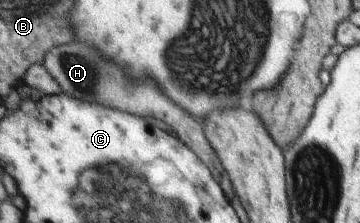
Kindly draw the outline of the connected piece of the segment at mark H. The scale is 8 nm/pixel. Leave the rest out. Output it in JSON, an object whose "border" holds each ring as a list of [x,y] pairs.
{"border":[[[73,42],[51,47],[45,54],[42,65],[65,94],[76,96],[77,99],[105,105],[107,108],[132,113],[138,117],[148,116],[162,120],[175,131],[176,136],[182,143],[200,157],[203,164],[212,172],[217,183],[224,183],[225,172],[220,159],[217,158],[212,145],[205,140],[199,122],[195,122],[195,116],[189,116],[189,112],[185,112],[181,106],[173,104],[164,93],[155,88],[153,82],[145,80],[141,84],[131,86],[121,76],[121,72],[113,64],[99,58],[99,54],[95,50],[87,50],[85,46],[79,46],[79,44],[73,44]]]}

